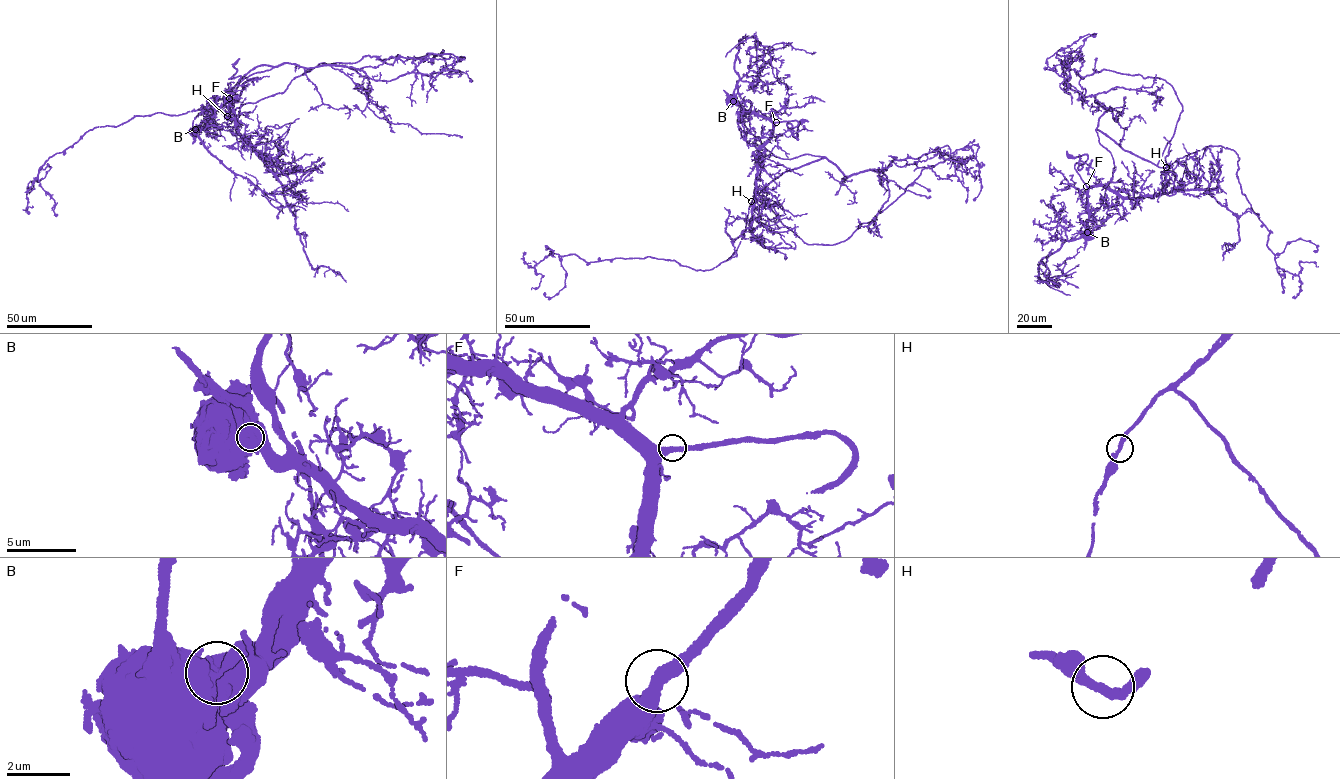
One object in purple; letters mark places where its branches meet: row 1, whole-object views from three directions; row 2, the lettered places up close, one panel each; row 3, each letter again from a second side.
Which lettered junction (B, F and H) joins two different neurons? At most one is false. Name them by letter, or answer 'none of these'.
B

